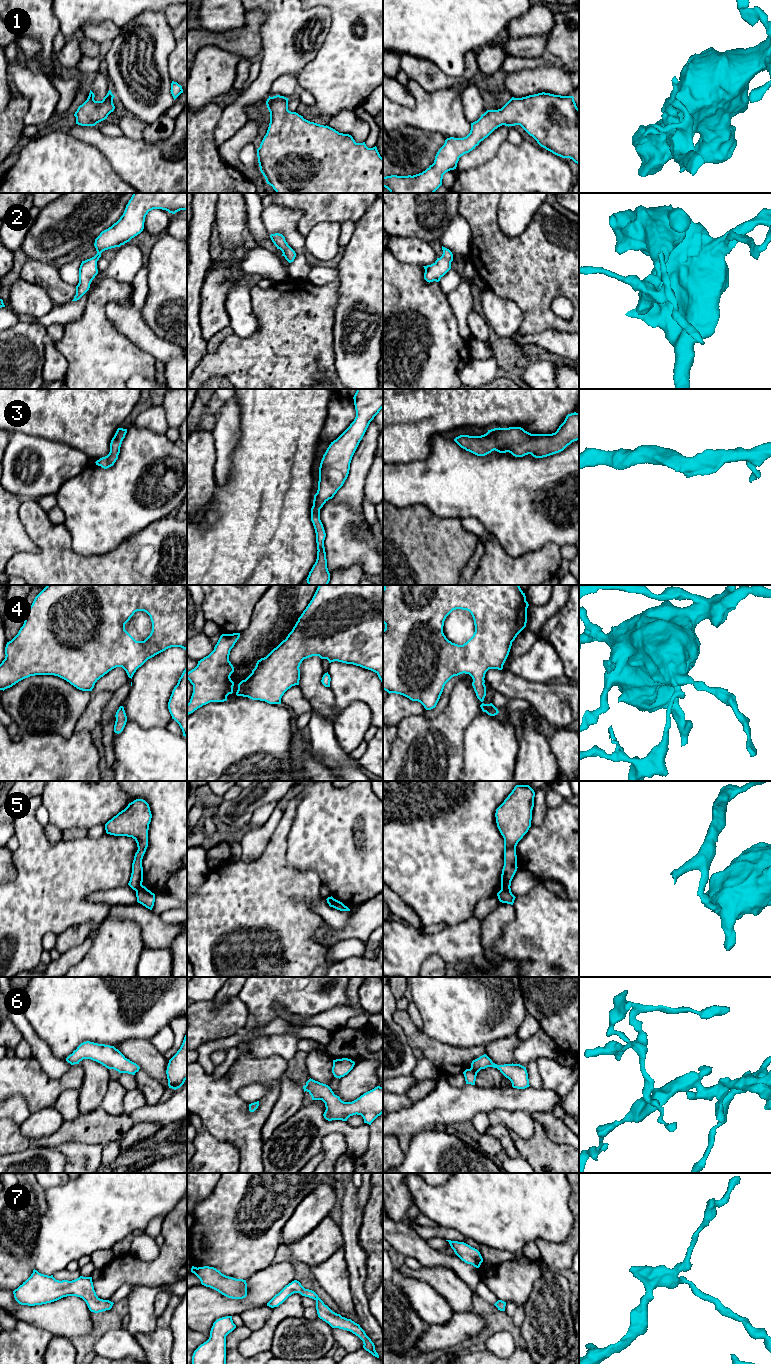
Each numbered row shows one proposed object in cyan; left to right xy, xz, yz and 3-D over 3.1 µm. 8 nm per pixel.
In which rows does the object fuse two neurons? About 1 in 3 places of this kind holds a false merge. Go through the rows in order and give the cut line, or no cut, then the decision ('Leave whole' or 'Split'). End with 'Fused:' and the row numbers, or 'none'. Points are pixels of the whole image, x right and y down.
1: No split. Leave whole
2: No split. Leave whole
3: No split. Leave whole
4: No split. Leave whole
5: Split along yz (509, 886), (501, 889). Split
6: No split. Leave whole
7: No split. Leave whole
Fused: 5

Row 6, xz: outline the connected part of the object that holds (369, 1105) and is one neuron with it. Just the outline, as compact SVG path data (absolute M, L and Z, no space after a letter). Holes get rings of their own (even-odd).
M309 1079L303 1086L312 1100L322 1100L326 1110L323 1114L328 1121L347 1121L350 1116L361 1115L364 1123L371 1123L383 1113L383 1087L377 1086L352 1102L344 1102L332 1089L323 1083Z

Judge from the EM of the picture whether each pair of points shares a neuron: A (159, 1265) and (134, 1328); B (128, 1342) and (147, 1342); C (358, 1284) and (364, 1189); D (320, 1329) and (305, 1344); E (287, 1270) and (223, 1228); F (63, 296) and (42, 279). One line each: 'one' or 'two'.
A: two
B: two
C: two
D: one
E: two
F: one

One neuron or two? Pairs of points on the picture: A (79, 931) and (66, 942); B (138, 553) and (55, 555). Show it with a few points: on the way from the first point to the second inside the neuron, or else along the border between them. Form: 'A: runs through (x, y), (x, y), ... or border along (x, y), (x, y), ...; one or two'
A: runs through (76, 934), (69, 939); one
B: runs through (117, 566), (76, 566); one

